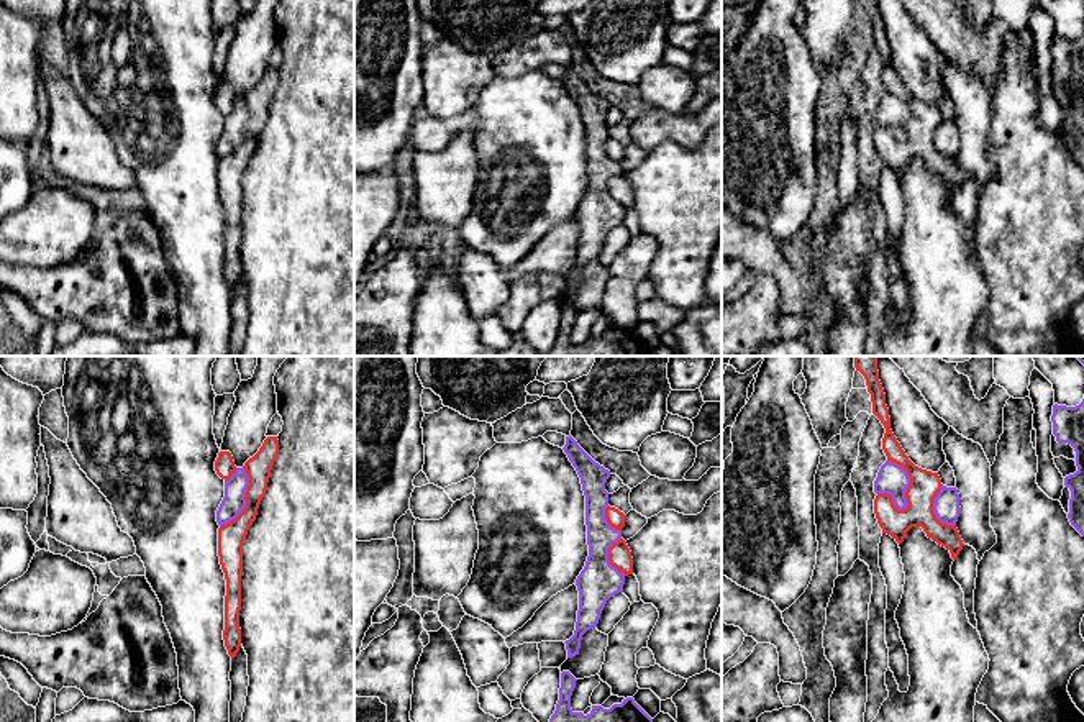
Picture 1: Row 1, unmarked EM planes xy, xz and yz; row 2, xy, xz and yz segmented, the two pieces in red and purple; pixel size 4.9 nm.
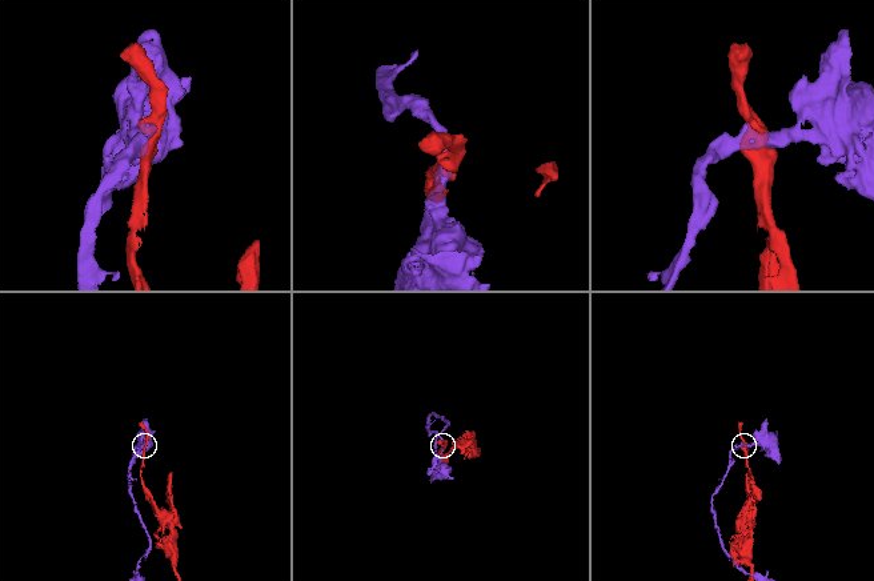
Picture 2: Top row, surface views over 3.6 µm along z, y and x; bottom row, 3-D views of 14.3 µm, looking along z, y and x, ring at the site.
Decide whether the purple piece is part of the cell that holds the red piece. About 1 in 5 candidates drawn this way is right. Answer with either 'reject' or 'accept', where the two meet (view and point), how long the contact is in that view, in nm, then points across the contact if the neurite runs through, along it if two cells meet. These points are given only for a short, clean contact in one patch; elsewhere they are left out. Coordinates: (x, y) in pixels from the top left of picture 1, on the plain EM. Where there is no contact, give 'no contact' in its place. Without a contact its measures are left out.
reject | yz (910, 115) | 260 nm

